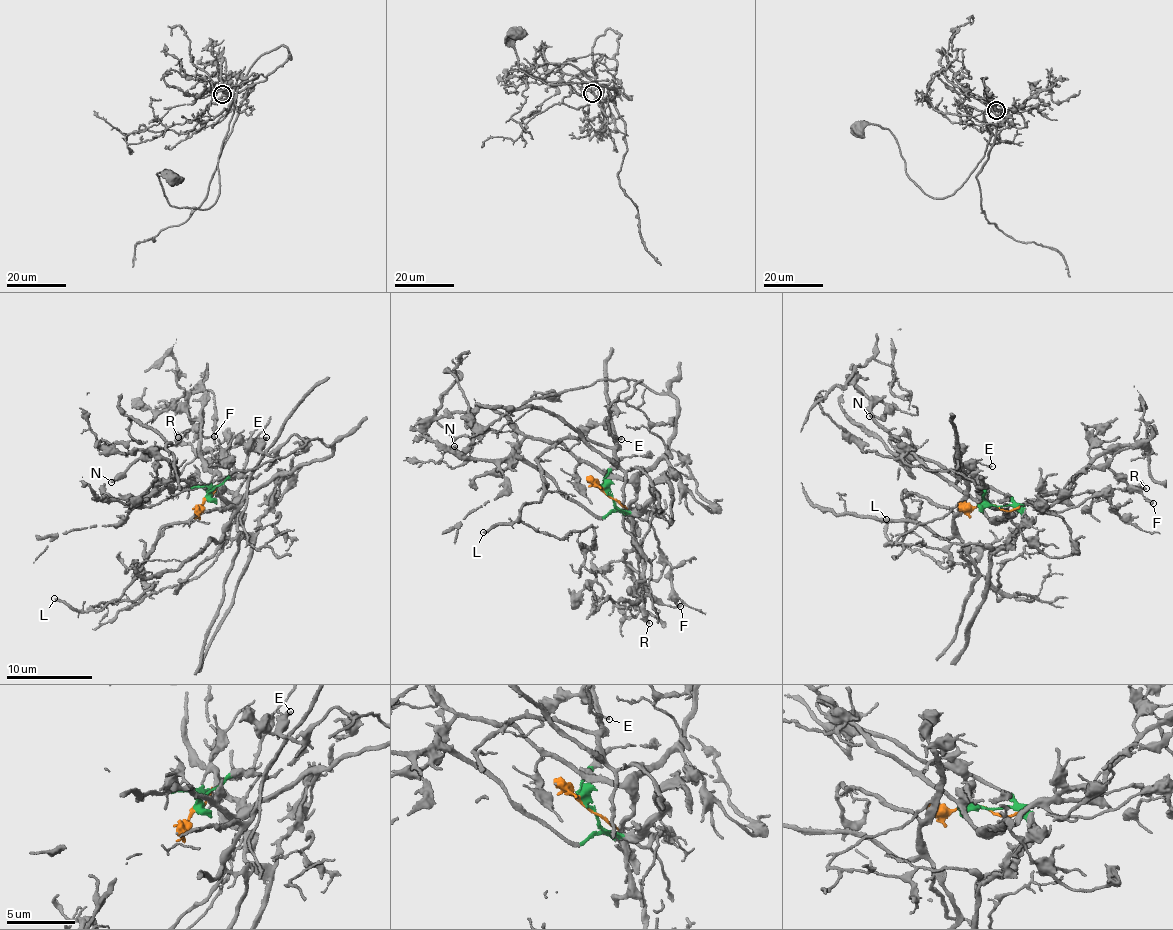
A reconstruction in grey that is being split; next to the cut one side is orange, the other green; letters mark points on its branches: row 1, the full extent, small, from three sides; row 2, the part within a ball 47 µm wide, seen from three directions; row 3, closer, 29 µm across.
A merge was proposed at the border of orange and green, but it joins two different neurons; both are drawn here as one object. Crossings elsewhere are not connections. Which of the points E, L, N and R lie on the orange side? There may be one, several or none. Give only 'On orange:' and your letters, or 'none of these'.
On orange: E, L, N

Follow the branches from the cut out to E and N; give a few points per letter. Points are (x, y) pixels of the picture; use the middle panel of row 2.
E: (606, 494), (627, 508), (635, 497), (639, 474), (664, 458), (676, 401), (629, 381), (608, 427), (622, 440)
N: (606, 494), (627, 508), (635, 485), (558, 442), (531, 440), (486, 407), (471, 443), (453, 445)

